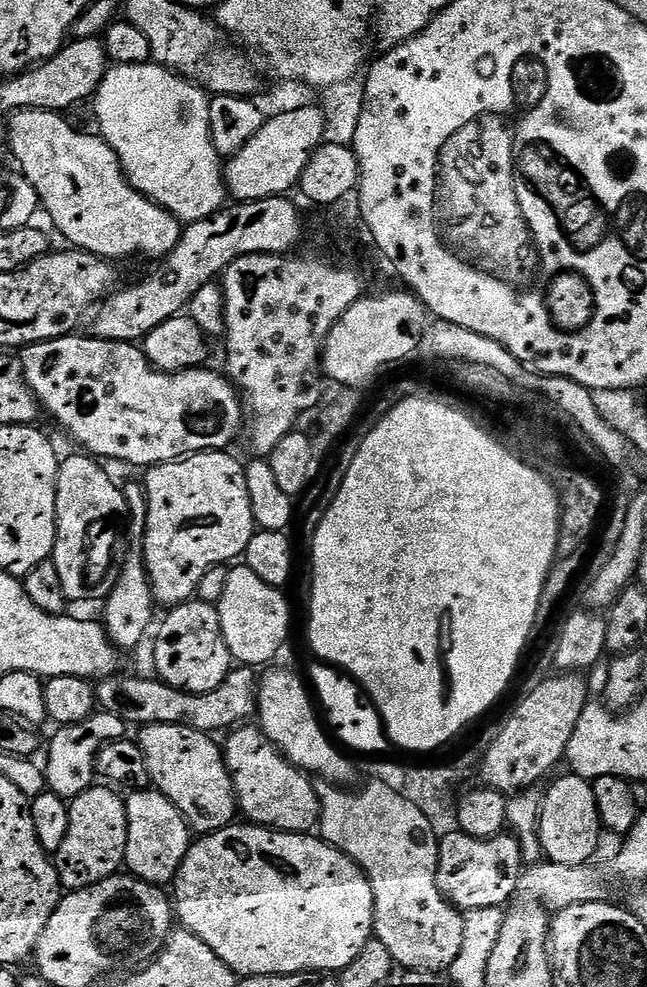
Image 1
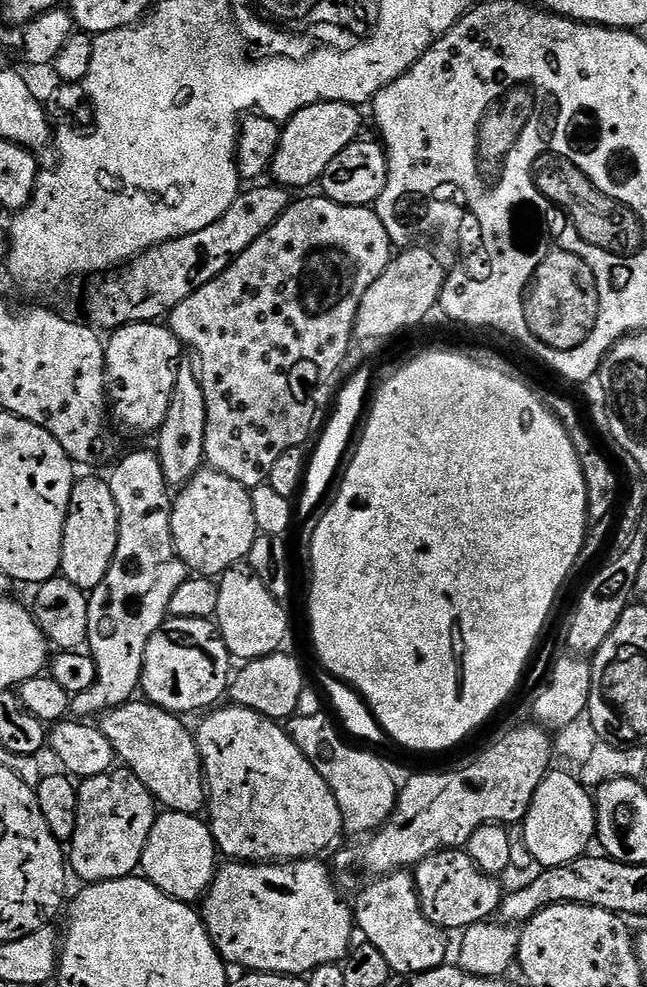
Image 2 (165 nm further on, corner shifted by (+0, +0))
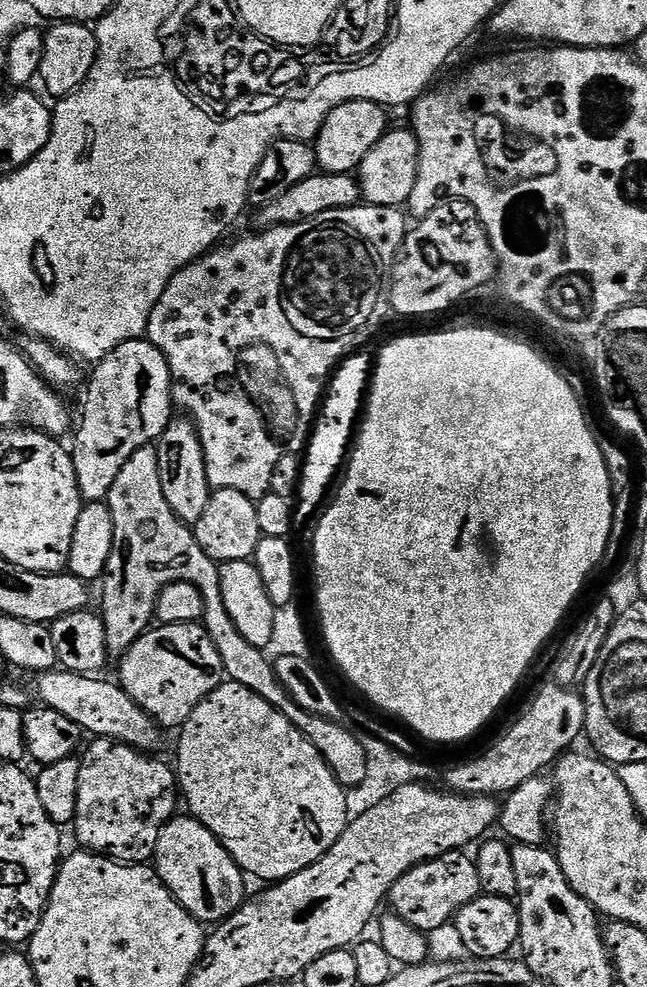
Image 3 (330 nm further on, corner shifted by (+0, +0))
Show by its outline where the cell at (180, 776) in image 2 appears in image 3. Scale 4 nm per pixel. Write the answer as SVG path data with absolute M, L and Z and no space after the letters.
M67 670L41 672L35 677L34 696L43 707L52 708L58 714L70 718L70 722L77 724L85 733L93 732L93 737L114 740L117 744L129 744L149 754L155 753L162 735L156 721L124 693L119 683L112 681L111 684L108 680L96 679L100 678Z

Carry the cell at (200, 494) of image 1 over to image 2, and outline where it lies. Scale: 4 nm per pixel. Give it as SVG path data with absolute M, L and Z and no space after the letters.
M204 466L194 474L191 482L183 485L177 492L180 493L175 493L172 502L172 541L176 547L176 555L182 558L184 565L195 575L219 577L225 570L241 563L250 554L258 533L249 489L234 482L234 478L226 478L226 474Z

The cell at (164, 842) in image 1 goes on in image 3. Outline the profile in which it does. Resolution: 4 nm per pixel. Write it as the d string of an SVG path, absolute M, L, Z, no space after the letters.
M177 815L164 825L158 834L154 867L173 898L205 926L229 920L246 899L245 873L240 871L234 858L230 858L220 839L191 815Z

